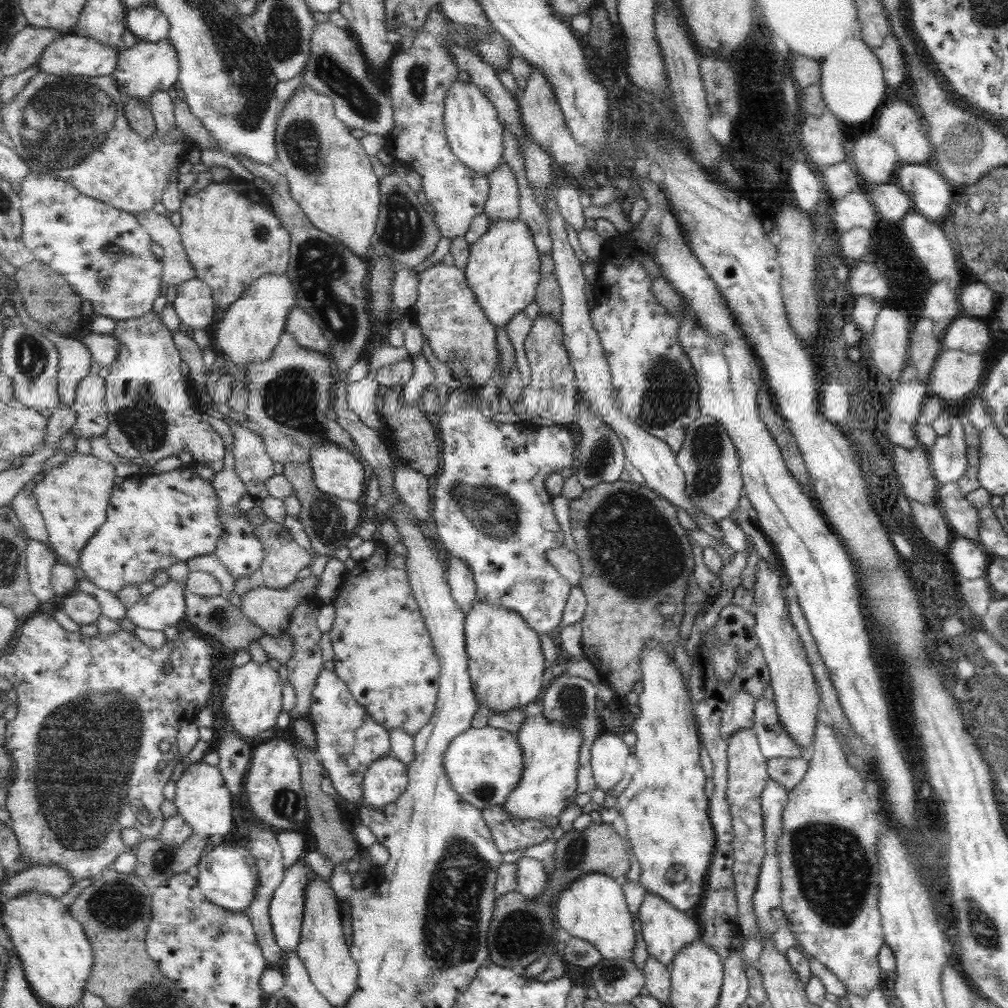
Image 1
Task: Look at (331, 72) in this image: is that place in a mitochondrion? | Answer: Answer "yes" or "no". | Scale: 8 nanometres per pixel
yes

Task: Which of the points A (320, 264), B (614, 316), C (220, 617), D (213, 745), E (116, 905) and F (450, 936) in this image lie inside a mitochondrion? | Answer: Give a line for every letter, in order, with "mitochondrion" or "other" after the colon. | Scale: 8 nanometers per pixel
A: mitochondrion
B: other
C: mitochondrion
D: other
E: mitochondrion
F: mitochondrion

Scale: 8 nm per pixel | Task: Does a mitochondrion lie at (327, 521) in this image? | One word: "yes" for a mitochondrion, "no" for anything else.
yes

